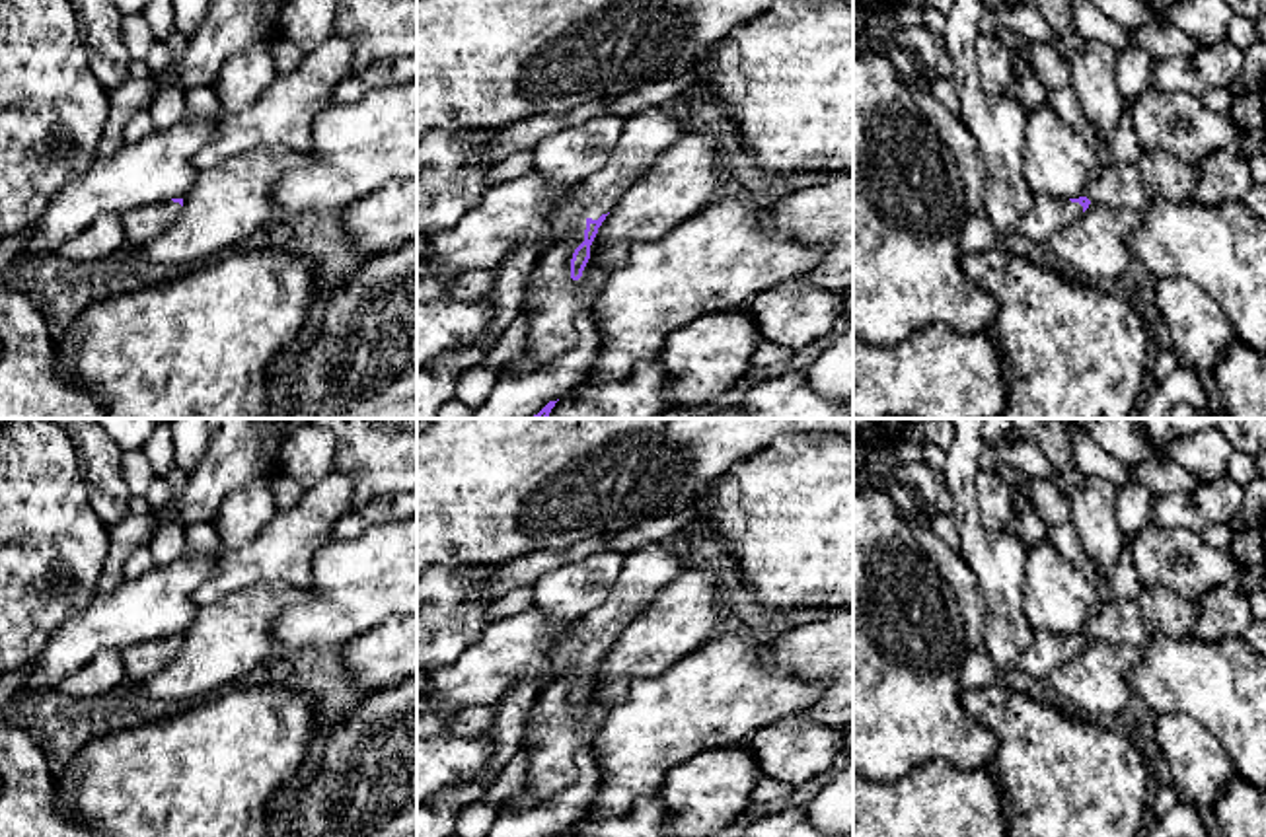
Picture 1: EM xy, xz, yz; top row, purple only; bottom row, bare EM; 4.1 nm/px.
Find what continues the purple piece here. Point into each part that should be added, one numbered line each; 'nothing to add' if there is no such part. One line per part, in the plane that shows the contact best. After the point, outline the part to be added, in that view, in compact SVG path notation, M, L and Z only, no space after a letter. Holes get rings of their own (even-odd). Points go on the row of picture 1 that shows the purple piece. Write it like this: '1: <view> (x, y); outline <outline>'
1: xz (647, 135); outline M660 107L627 119L608 162L577 183L555 212L547 247L567 243L577 249L584 241L586 220L608 214L623 191L680 140L684 125Z

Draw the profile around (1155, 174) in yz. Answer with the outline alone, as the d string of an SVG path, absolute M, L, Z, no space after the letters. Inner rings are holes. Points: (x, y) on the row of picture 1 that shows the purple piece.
M1143 150L1136 164L1102 165L1085 197L1091 202L1145 212L1157 197L1171 202L1190 200L1196 181L1196 167L1163 150Z

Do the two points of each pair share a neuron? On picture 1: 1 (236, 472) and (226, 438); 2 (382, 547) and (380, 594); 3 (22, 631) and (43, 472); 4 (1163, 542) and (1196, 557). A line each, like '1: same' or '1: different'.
1: same
2: same
3: same
4: same

